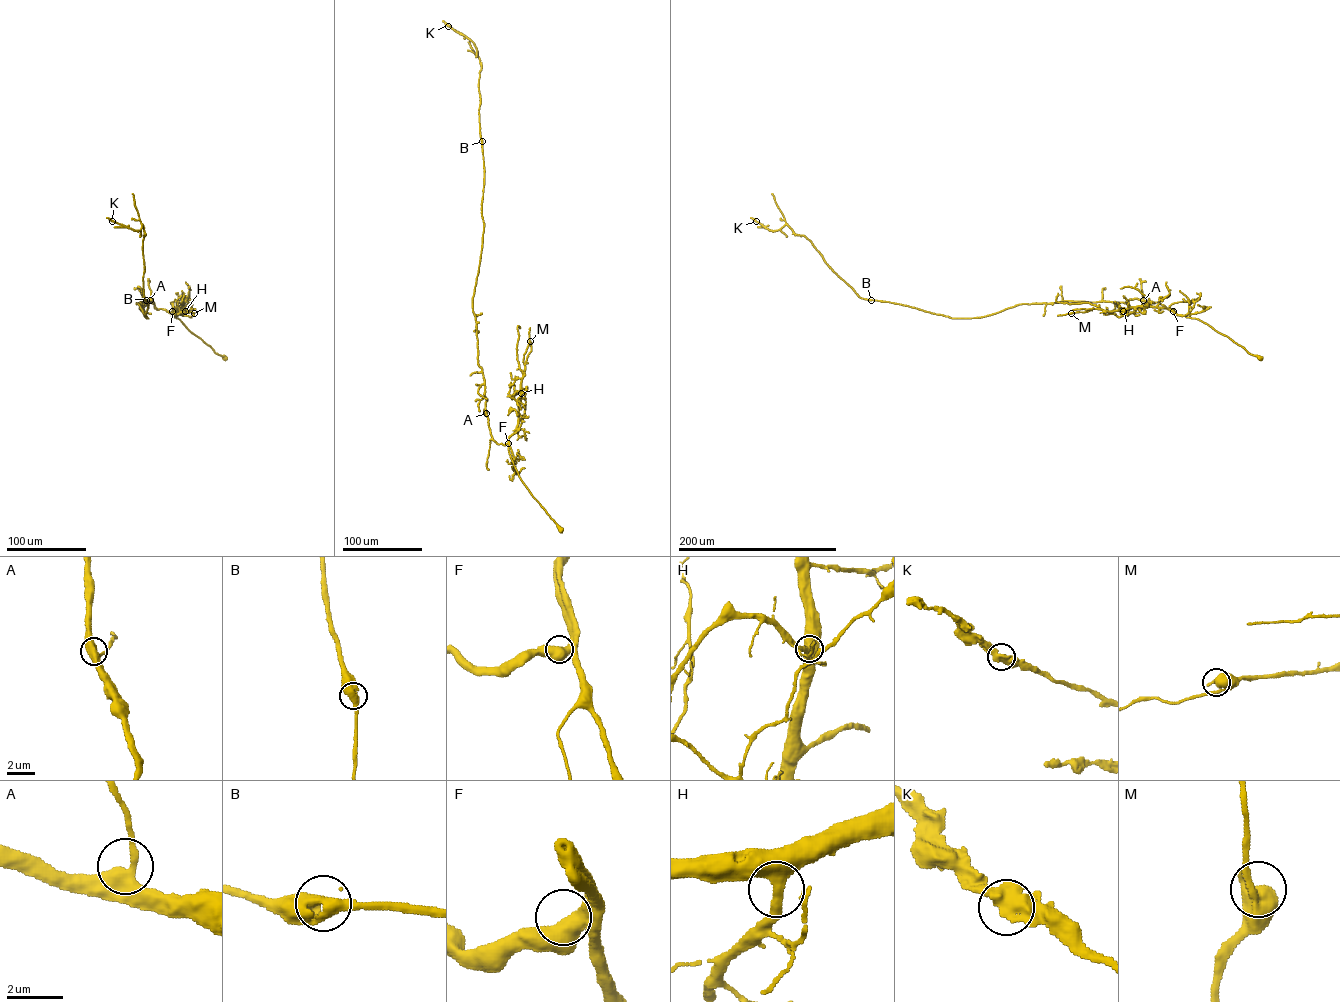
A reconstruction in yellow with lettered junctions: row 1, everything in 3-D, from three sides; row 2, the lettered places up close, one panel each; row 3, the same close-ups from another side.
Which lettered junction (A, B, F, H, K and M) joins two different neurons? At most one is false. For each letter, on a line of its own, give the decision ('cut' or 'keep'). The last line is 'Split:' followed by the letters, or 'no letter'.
A: keep
B: keep
F: keep
H: keep
K: keep
M: keep
Split: no letter

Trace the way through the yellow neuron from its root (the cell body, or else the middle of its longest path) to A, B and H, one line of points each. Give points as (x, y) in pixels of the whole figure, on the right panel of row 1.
A: (1260, 358), (1198, 319), (1177, 315), (1174, 309), (1143, 300)
B: (1260, 358), (1198, 319), (1177, 315), (1158, 302), (1136, 298), (1125, 302), (1022, 304), (965, 318), (871, 300)
H: (1260, 358), (1201, 321), (1177, 315), (1166, 308), (1136, 306), (1123, 311)

